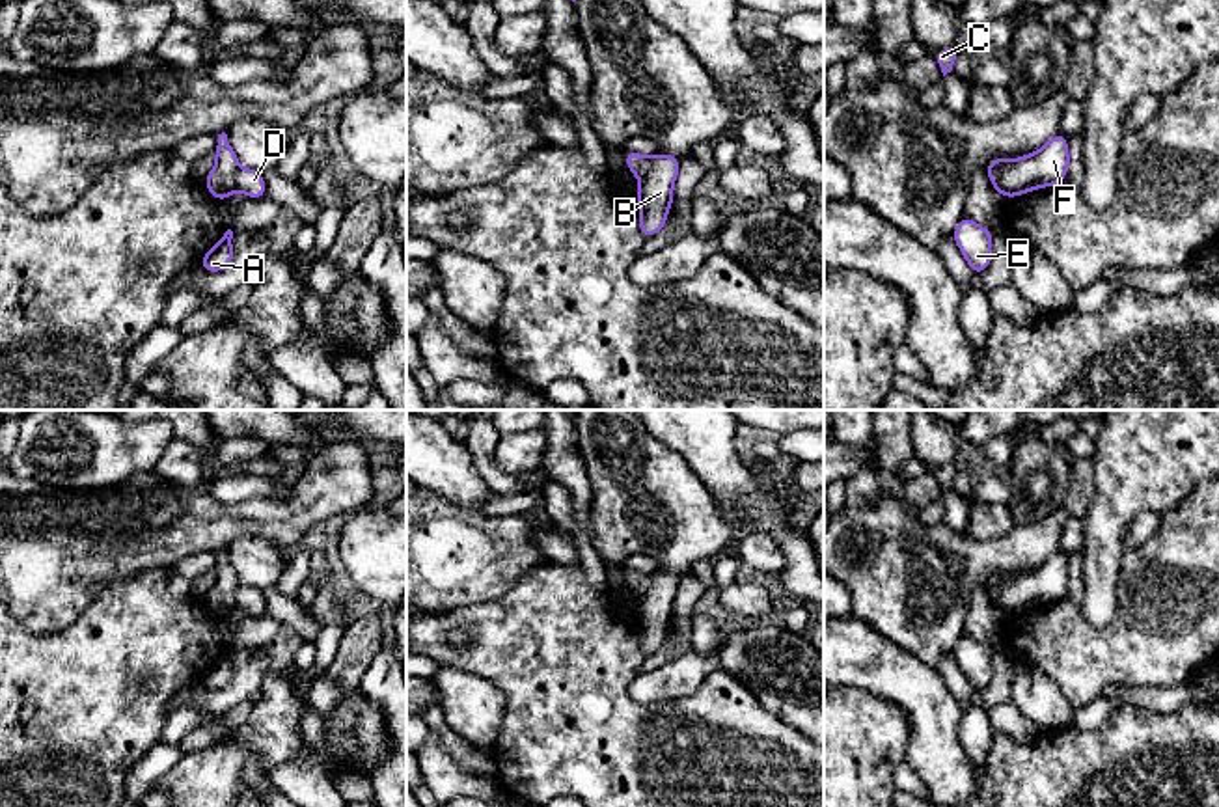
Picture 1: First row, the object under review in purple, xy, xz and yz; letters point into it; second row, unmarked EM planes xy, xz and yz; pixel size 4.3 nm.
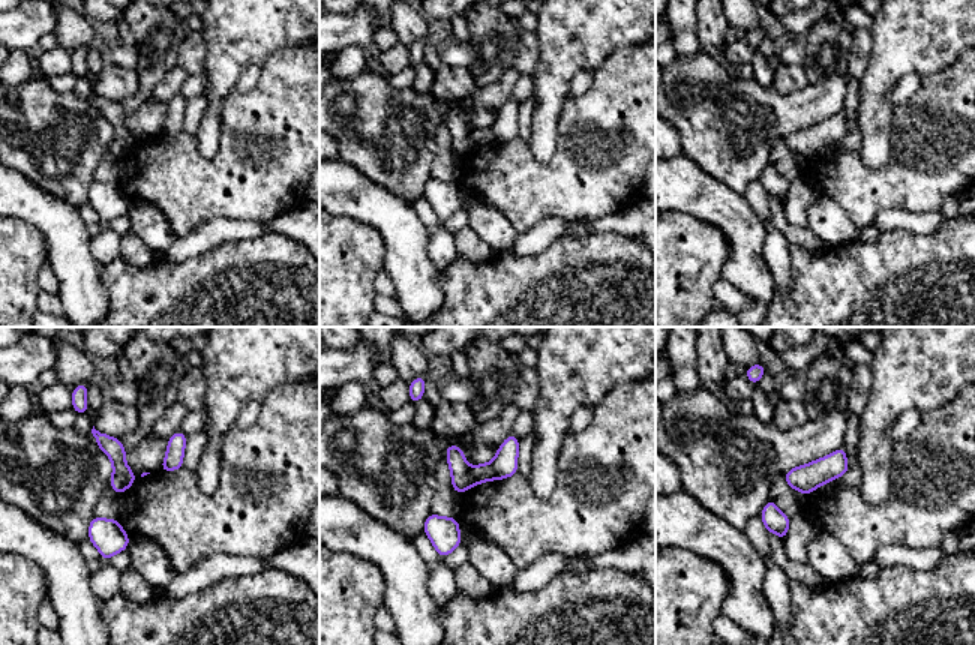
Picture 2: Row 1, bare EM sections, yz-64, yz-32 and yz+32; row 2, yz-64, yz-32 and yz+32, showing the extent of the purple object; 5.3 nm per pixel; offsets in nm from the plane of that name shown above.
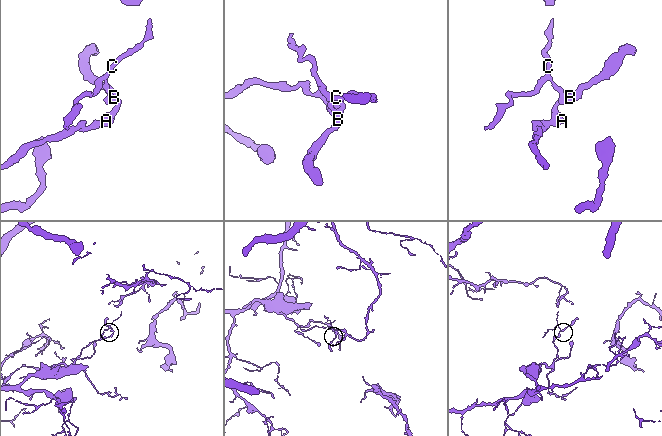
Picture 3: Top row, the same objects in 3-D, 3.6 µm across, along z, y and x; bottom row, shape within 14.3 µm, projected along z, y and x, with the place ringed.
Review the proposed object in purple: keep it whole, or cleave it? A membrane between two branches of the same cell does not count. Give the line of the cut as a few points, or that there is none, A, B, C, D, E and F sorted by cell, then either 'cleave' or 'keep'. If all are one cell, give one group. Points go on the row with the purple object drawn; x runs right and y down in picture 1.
cut in xz along (653, 157), (653, 168), (642, 181); A B D E F / C; cleave

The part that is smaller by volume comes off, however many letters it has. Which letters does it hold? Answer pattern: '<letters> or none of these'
C

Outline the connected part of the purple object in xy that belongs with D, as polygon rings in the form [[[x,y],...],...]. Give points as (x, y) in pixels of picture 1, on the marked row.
[[[239,168],[235,173],[235,188],[253,199],[267,198],[265,177],[261,171],[255,170]]]

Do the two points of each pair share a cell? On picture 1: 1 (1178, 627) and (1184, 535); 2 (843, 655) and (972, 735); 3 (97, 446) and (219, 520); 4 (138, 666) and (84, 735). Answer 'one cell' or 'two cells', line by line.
1: one cell
2: two cells
3: two cells
4: one cell

